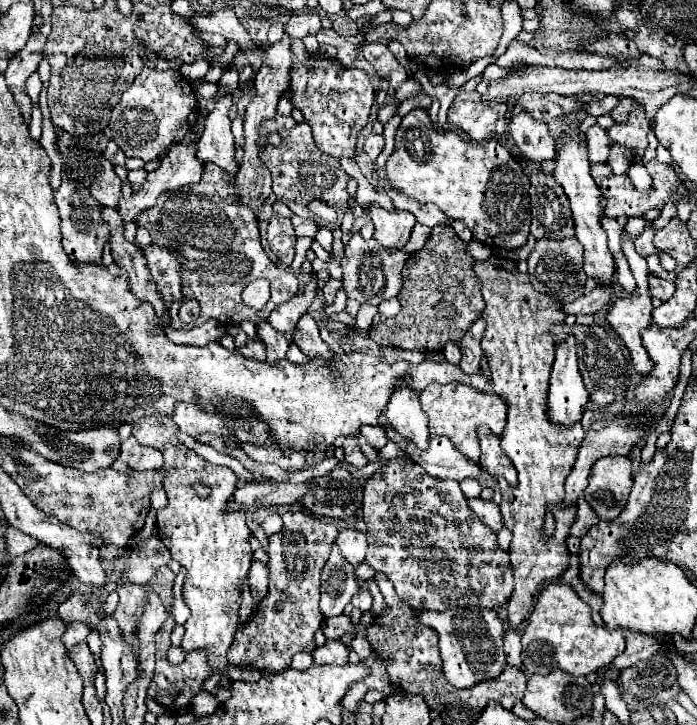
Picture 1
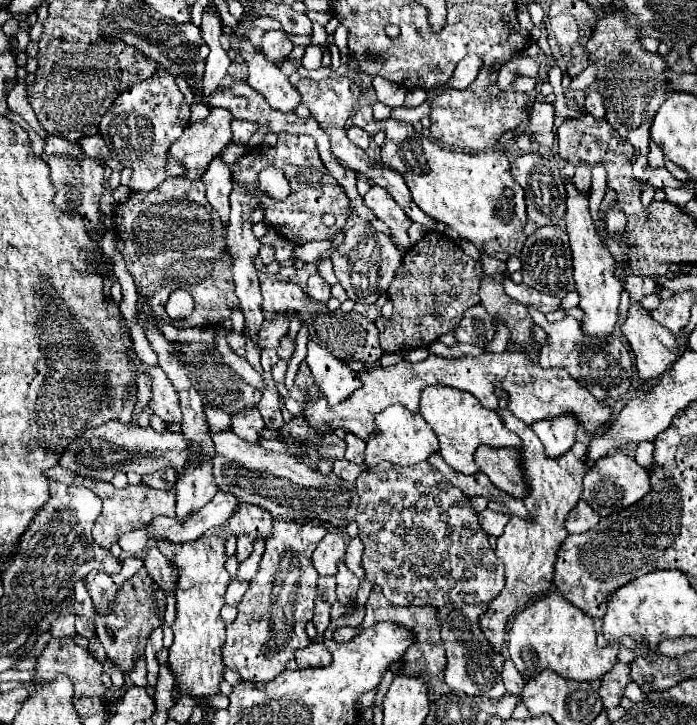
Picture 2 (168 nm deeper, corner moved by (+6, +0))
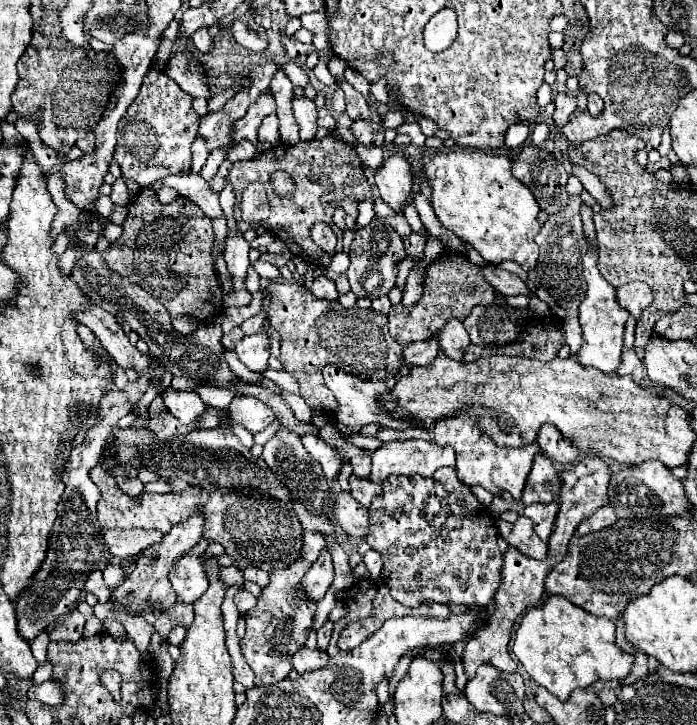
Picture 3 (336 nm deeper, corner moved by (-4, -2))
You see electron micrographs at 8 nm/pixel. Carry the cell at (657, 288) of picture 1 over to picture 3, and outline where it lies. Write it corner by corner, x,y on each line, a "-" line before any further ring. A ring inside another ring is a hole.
639,281
627,283
617,289
617,299
619,299
621,307
625,307
635,319
639,319
641,311
651,305
653,291
649,289
647,283
639,283

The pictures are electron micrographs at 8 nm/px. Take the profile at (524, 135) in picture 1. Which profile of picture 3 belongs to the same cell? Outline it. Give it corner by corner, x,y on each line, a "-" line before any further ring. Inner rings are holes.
559,91
557,95
555,95
555,113
553,113
553,125
555,125
555,129
559,131
567,121
569,121
569,117
571,117
571,113
575,111
575,107
577,107
577,103
575,103
575,97
569,97
569,95
565,95
563,91

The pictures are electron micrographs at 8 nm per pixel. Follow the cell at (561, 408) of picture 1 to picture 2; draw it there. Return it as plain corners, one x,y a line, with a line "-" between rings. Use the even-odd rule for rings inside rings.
569,415
555,417
549,421
537,421
537,425
531,425
531,427
537,433
537,437
541,439
545,453
553,459
567,453
575,443
577,421

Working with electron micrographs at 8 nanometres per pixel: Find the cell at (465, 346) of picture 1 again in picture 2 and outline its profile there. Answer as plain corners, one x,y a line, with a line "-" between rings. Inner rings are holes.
475,305
465,311
465,317
455,329
455,337
459,343
473,343
473,345
487,345
495,335
493,317
485,311
485,307

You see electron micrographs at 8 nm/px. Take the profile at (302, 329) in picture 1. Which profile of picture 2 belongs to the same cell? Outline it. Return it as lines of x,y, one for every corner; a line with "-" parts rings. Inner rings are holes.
309,341
309,353
305,361
329,405
339,405
341,401
345,401
345,397
361,387
361,379
351,367
341,363
327,349
321,349
313,341

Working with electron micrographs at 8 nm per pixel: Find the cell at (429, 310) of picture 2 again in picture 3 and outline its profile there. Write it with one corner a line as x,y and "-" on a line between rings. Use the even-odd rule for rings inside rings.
445,247
437,259
427,267
425,279
423,279
423,295
417,303
405,307
395,305
389,311
389,333
399,345
425,341
435,335
447,325
451,319
463,321
471,315
471,309
477,305
491,305
495,301
493,287
487,283
487,279
481,273
481,265
475,265
467,259
467,255
457,253
449,247

